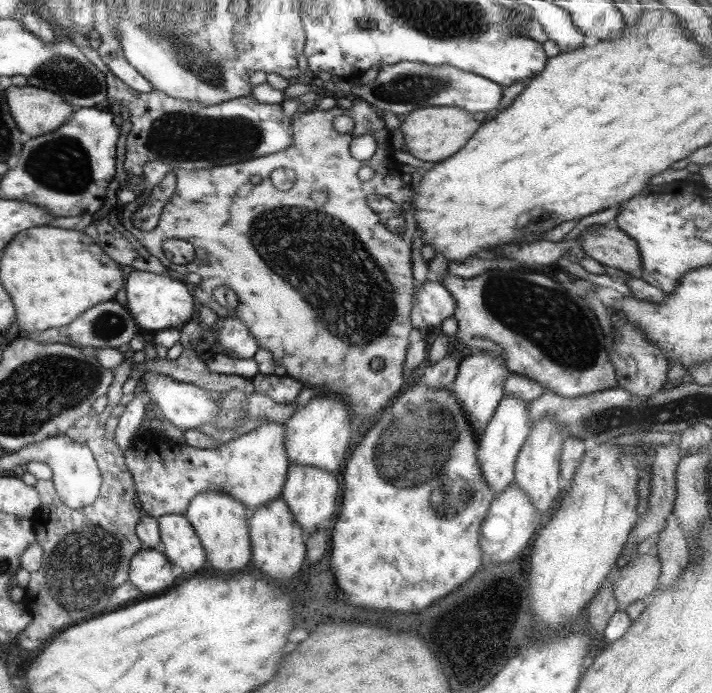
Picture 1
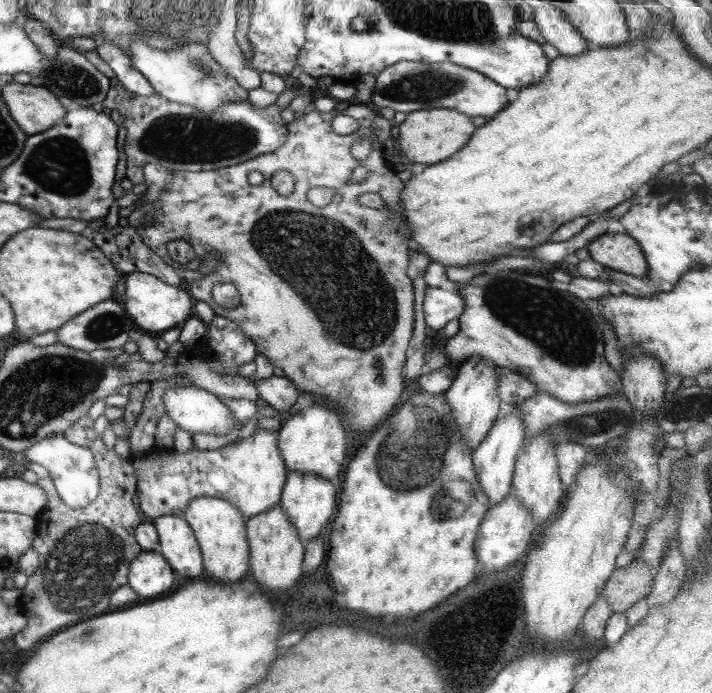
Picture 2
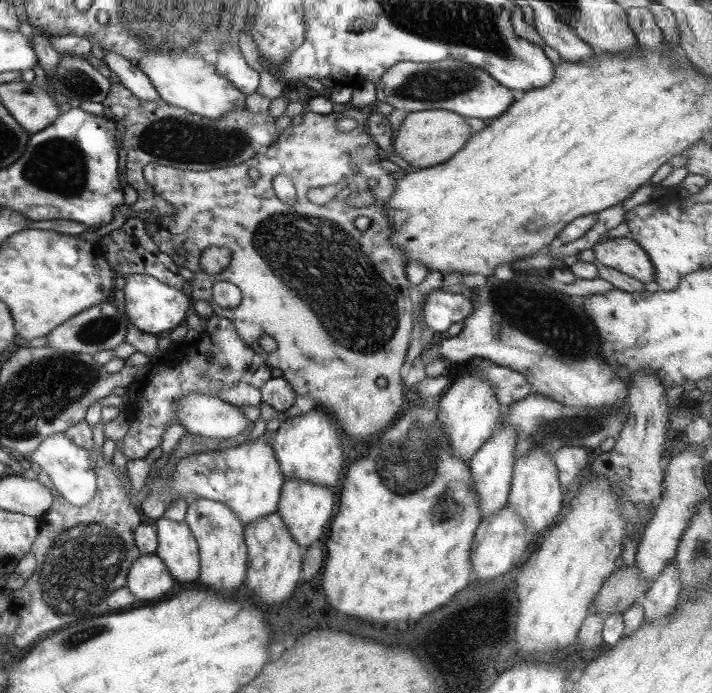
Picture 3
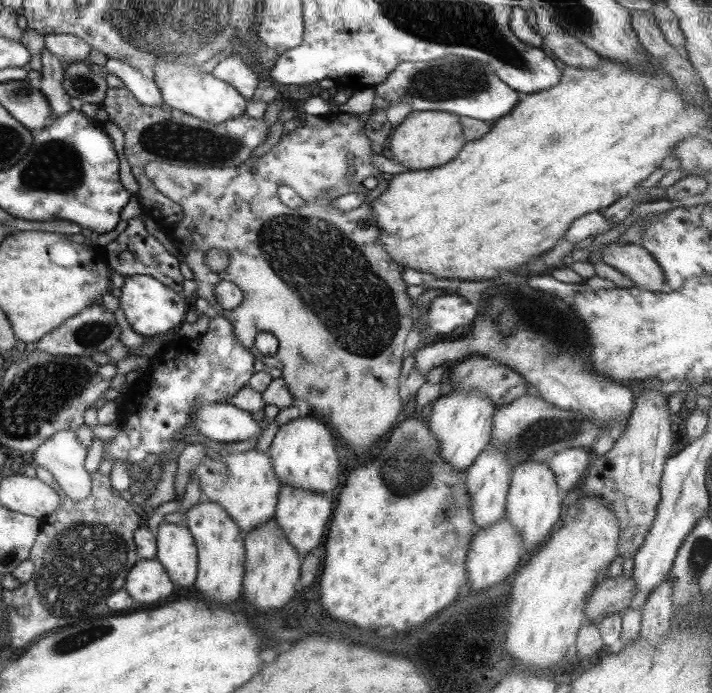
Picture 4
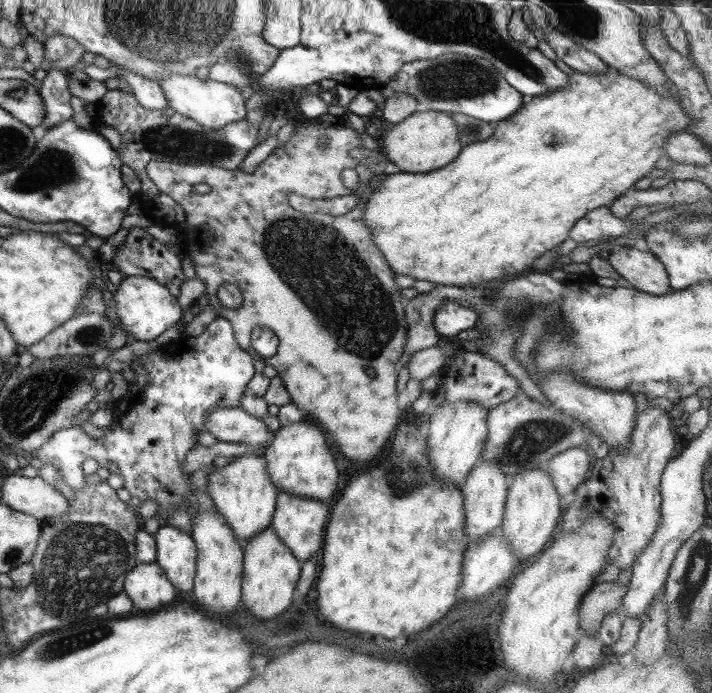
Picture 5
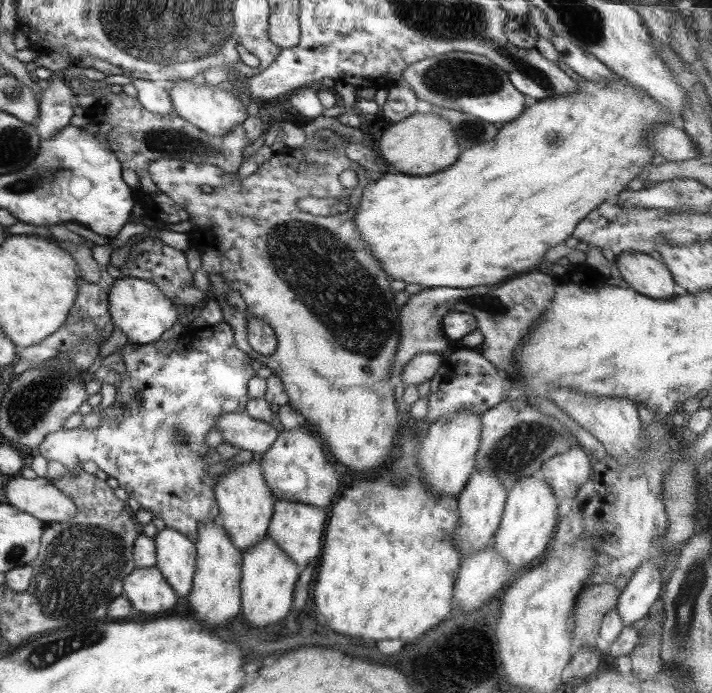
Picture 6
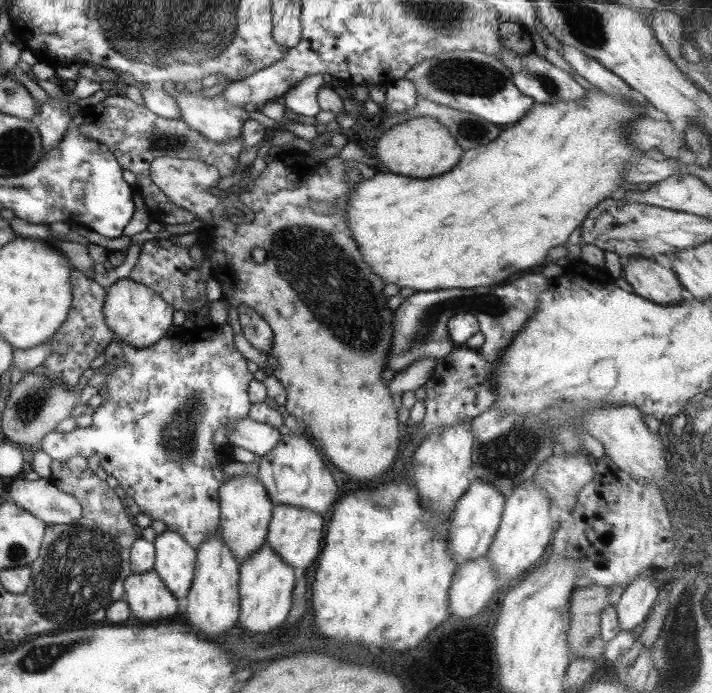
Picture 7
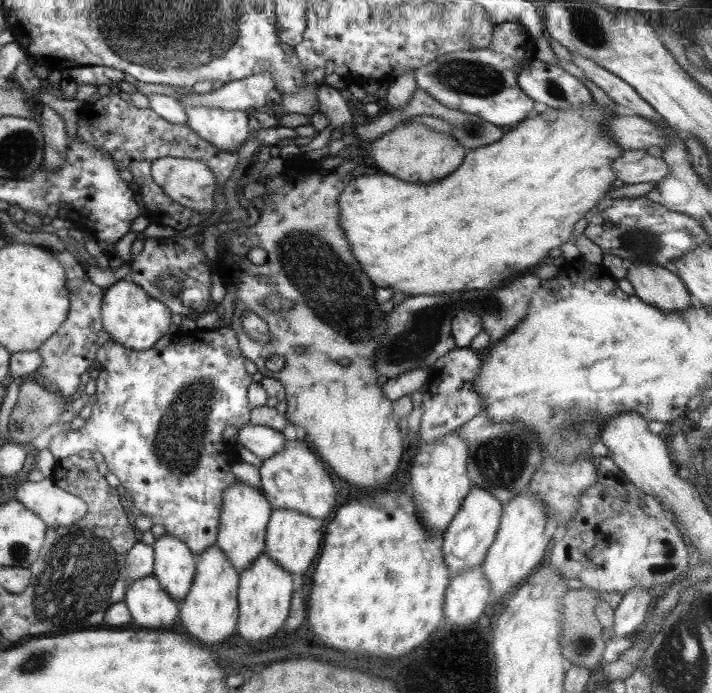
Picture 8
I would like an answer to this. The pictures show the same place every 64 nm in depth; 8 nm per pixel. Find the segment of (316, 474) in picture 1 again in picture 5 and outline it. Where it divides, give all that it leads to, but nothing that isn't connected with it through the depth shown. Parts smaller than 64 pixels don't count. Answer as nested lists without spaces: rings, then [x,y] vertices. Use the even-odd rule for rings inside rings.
[[[279,492],[276,503],[276,512],[270,527],[275,530],[283,544],[292,551],[296,560],[303,564],[318,552],[319,548],[323,548],[324,530],[327,529],[332,513],[329,503],[300,498],[285,492]]]

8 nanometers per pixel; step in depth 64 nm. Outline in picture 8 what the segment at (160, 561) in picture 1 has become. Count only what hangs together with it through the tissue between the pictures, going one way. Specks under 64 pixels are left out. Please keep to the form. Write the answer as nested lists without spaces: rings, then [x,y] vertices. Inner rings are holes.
[[[153,574],[128,582],[123,601],[132,614],[132,622],[142,628],[172,629],[172,624],[177,624],[178,602],[162,588]]]

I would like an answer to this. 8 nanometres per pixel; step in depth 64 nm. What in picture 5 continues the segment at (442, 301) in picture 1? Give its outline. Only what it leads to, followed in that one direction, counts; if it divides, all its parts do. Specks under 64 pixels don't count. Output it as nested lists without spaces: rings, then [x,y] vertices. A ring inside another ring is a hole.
[[[454,301],[438,305],[433,316],[435,331],[442,336],[454,336],[462,330],[478,326],[478,321],[479,316],[475,310]]]

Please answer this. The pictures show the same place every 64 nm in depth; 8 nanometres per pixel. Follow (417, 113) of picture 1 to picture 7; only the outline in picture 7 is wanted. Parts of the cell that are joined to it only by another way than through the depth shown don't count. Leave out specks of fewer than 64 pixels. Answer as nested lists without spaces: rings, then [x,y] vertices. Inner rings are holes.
[[[417,116],[391,127],[378,139],[375,148],[382,171],[419,179],[448,173],[464,152],[449,128],[431,116]]]

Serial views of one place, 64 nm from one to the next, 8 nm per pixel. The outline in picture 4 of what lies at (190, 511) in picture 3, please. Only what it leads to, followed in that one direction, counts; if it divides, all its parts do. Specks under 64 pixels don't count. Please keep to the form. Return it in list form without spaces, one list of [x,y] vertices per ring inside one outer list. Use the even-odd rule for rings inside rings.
[[[207,500],[200,501],[190,508],[185,513],[184,523],[197,544],[196,590],[201,591],[207,601],[214,601],[221,605],[241,602],[246,563],[245,537],[241,528],[222,506]]]

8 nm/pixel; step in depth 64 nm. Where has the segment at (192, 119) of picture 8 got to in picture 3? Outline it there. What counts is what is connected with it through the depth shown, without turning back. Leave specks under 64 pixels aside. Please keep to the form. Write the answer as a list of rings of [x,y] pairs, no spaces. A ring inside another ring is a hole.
[[[188,51],[146,53],[140,62],[138,67],[146,73],[159,97],[168,104],[212,120],[245,106],[246,95],[240,93],[226,78],[220,78],[216,65],[210,65],[198,55],[188,54]]]

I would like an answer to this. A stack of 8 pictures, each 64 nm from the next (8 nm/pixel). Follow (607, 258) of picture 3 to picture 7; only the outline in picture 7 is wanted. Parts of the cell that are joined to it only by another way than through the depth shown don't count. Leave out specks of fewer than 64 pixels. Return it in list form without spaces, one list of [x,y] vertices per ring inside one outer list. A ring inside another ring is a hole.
[[[632,255],[622,259],[621,268],[623,278],[632,286],[633,292],[642,298],[666,306],[687,297],[676,273],[654,259]]]

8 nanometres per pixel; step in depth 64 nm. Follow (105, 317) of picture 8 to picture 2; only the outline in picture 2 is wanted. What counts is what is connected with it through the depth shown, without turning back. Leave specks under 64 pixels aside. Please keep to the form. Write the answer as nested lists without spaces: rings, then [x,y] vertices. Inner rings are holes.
[[[131,272],[125,276],[125,286],[127,298],[125,311],[135,322],[136,327],[140,327],[148,333],[163,333],[170,329],[182,328],[184,323],[194,316],[195,301],[186,285],[174,286],[162,282],[153,274]]]

